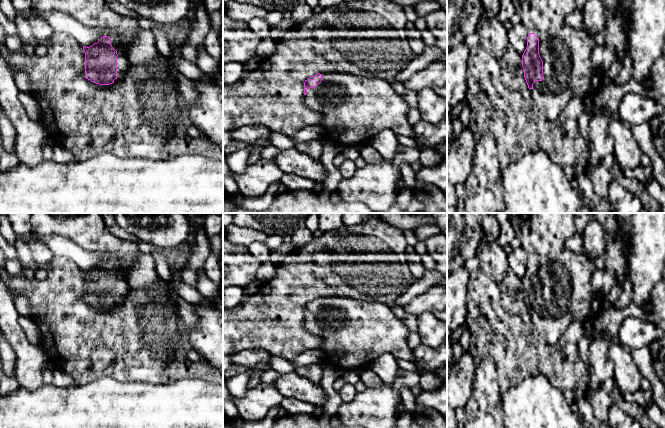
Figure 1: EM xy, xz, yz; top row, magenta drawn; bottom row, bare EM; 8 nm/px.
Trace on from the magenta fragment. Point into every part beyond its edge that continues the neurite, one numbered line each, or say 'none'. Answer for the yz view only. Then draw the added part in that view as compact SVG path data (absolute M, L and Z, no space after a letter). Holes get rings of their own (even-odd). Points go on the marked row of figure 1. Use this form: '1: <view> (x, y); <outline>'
1: yz (565, 51); M513 0L513 2L516 13L521 17L521 23L530 33L535 33L539 38L539 55L543 61L544 79L536 81L529 91L538 111L552 123L573 97L583 98L592 91L591 74L595 67L591 60L591 53L596 44L592 35L569 26L565 21L566 16L576 8L575 0Z

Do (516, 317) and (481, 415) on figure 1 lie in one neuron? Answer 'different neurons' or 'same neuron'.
same neuron

